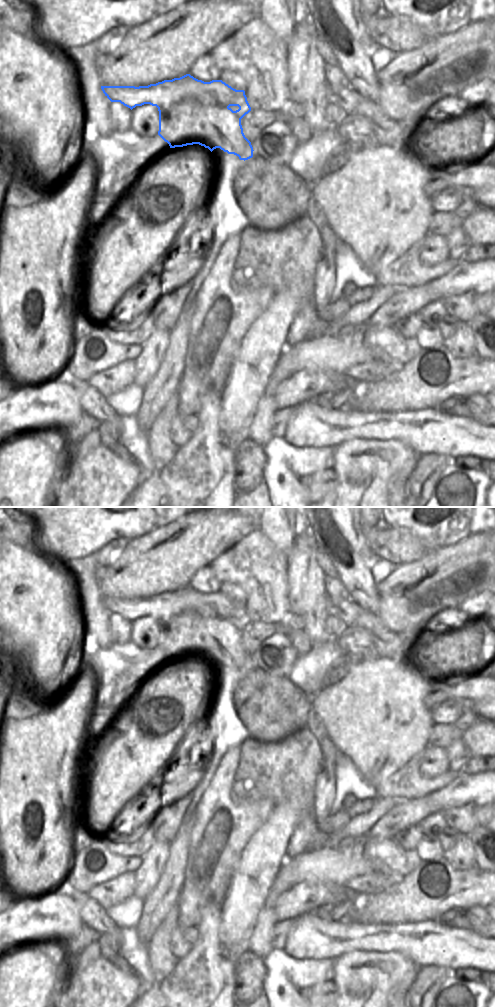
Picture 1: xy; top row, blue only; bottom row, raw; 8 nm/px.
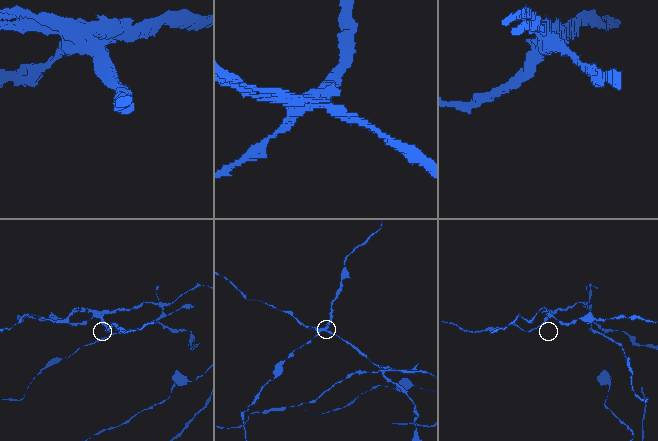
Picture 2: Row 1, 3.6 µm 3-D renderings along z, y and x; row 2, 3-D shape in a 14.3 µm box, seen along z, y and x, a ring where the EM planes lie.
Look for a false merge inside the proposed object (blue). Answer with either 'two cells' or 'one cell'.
two cells

